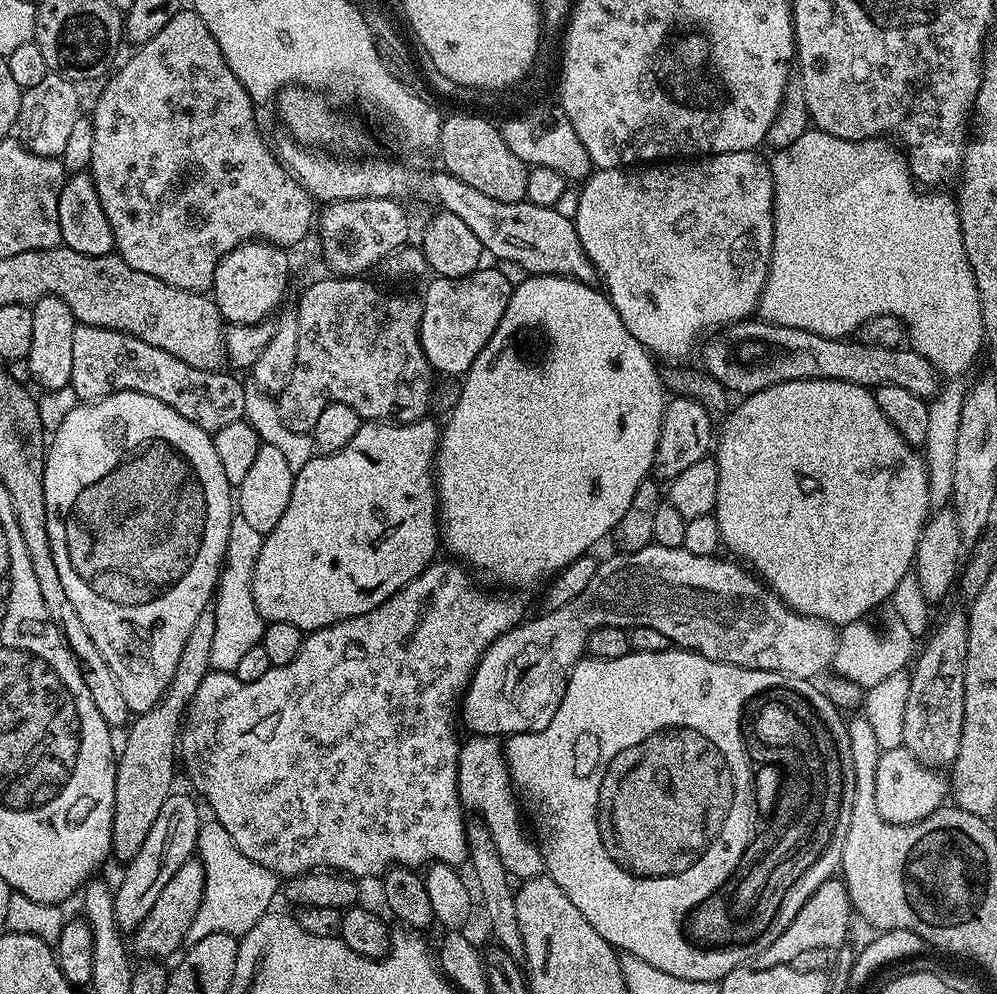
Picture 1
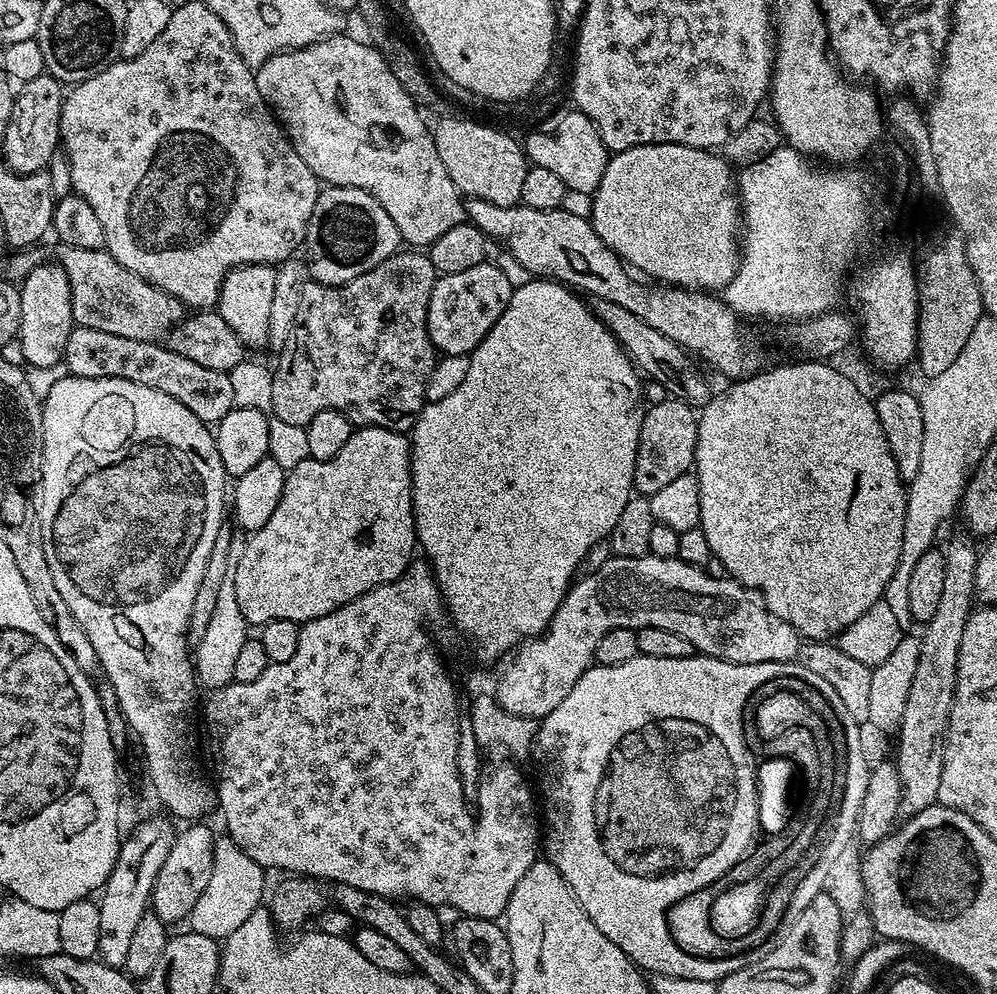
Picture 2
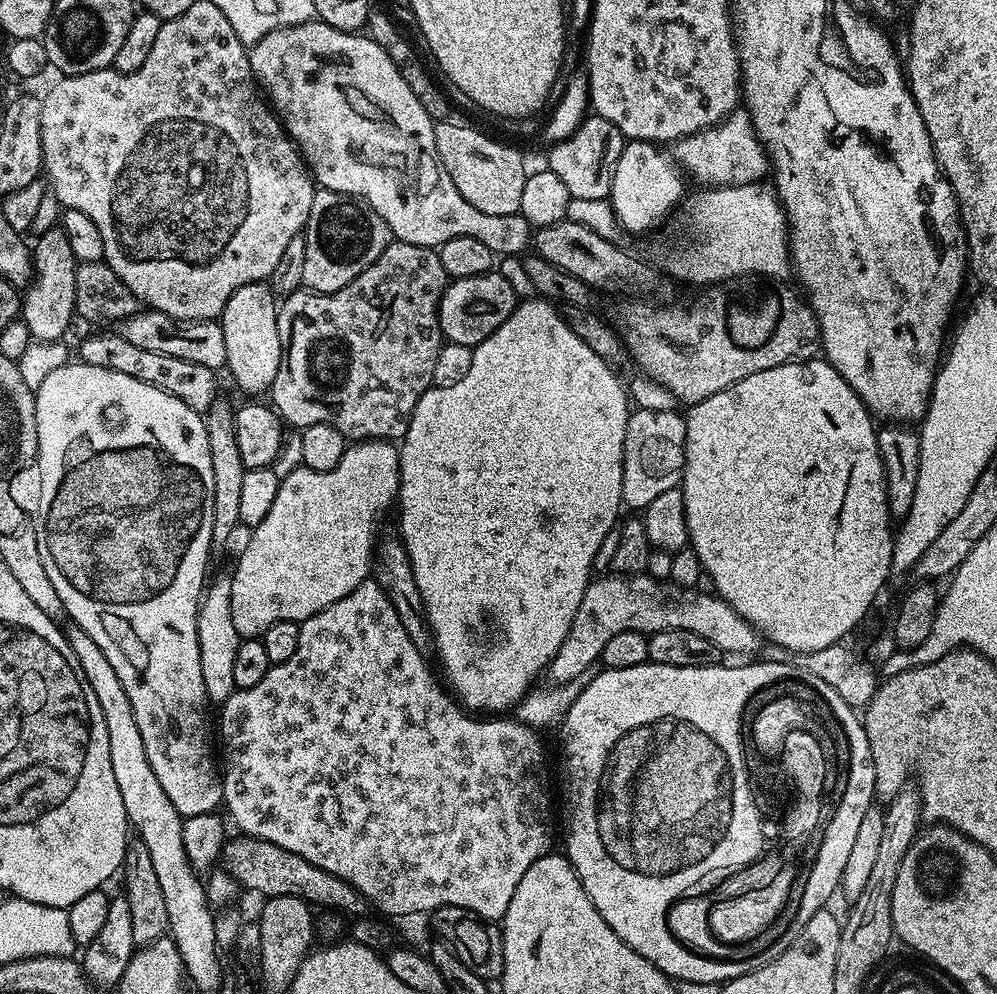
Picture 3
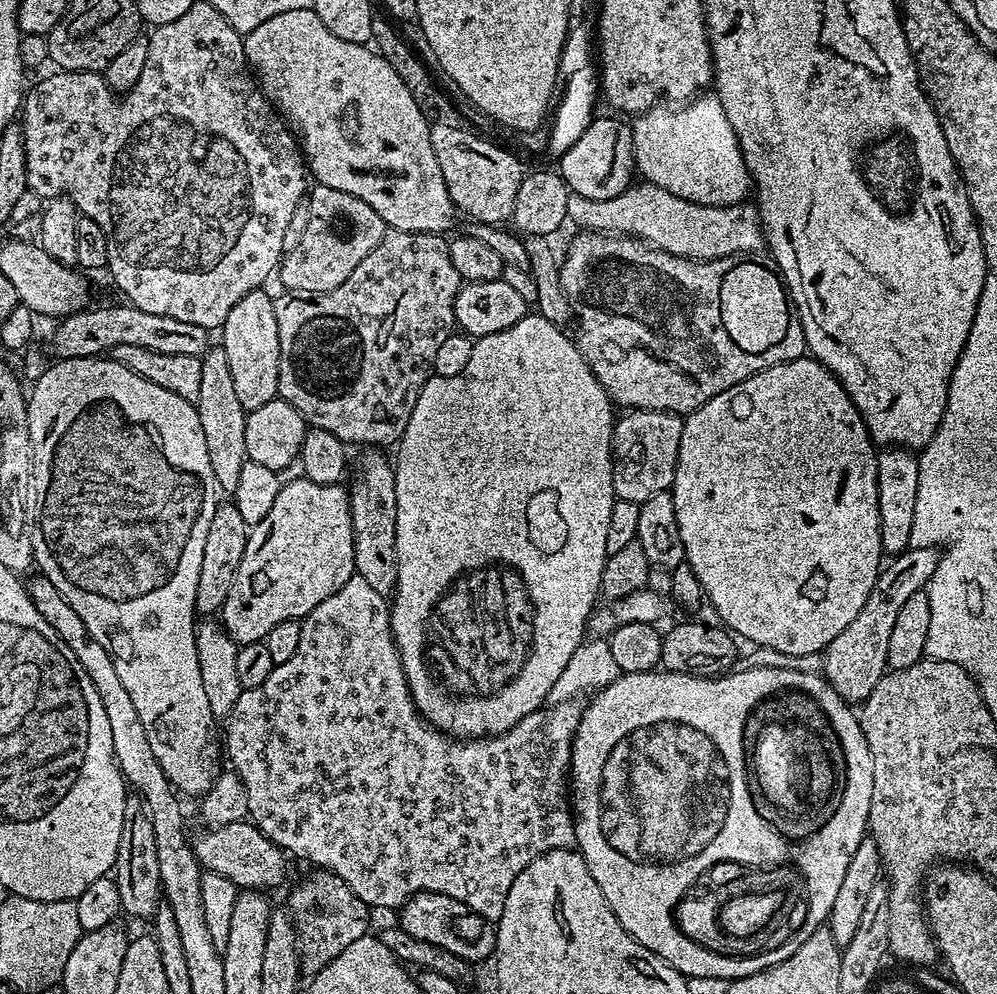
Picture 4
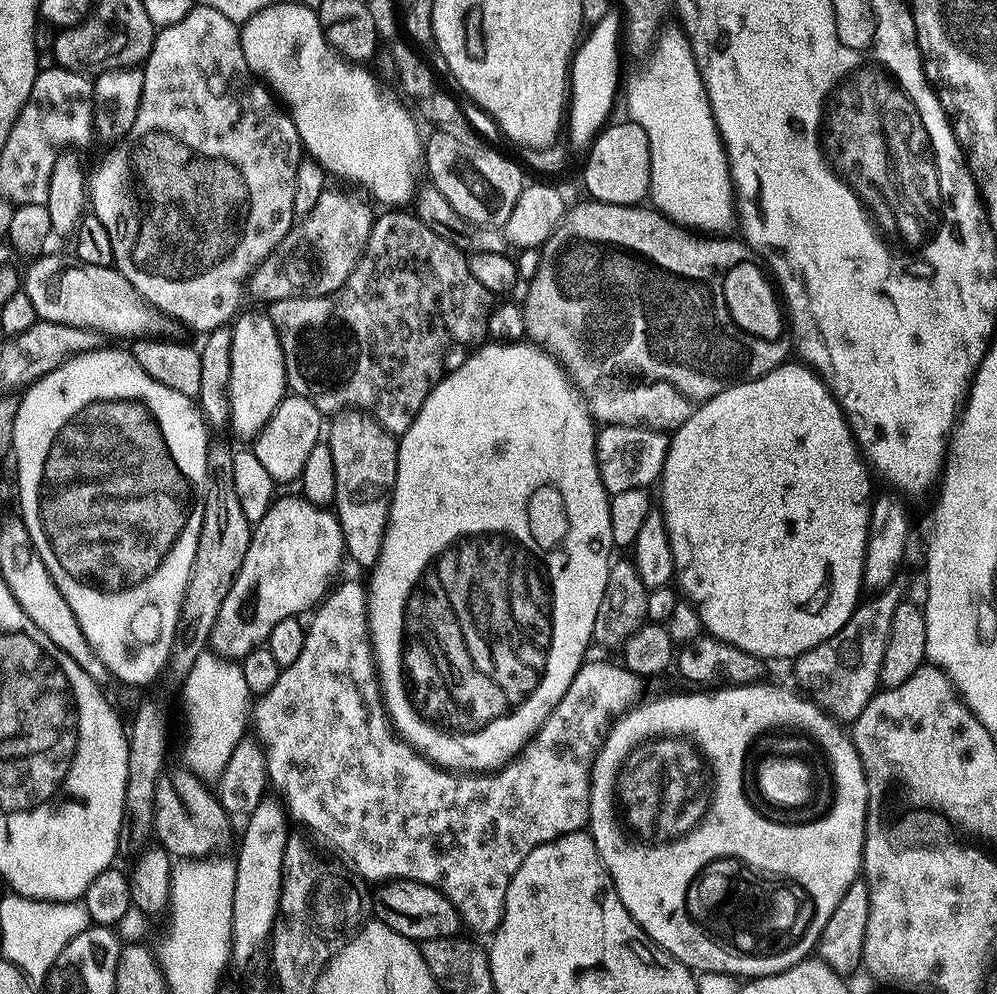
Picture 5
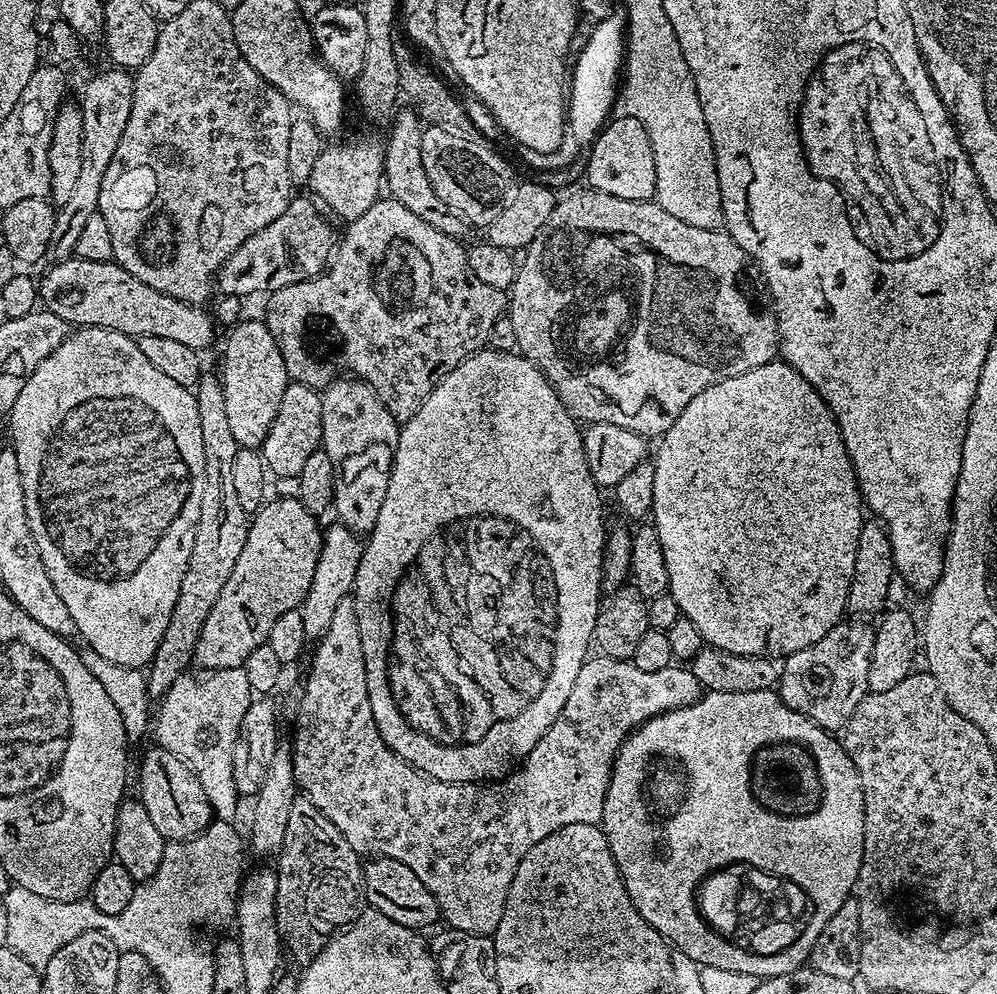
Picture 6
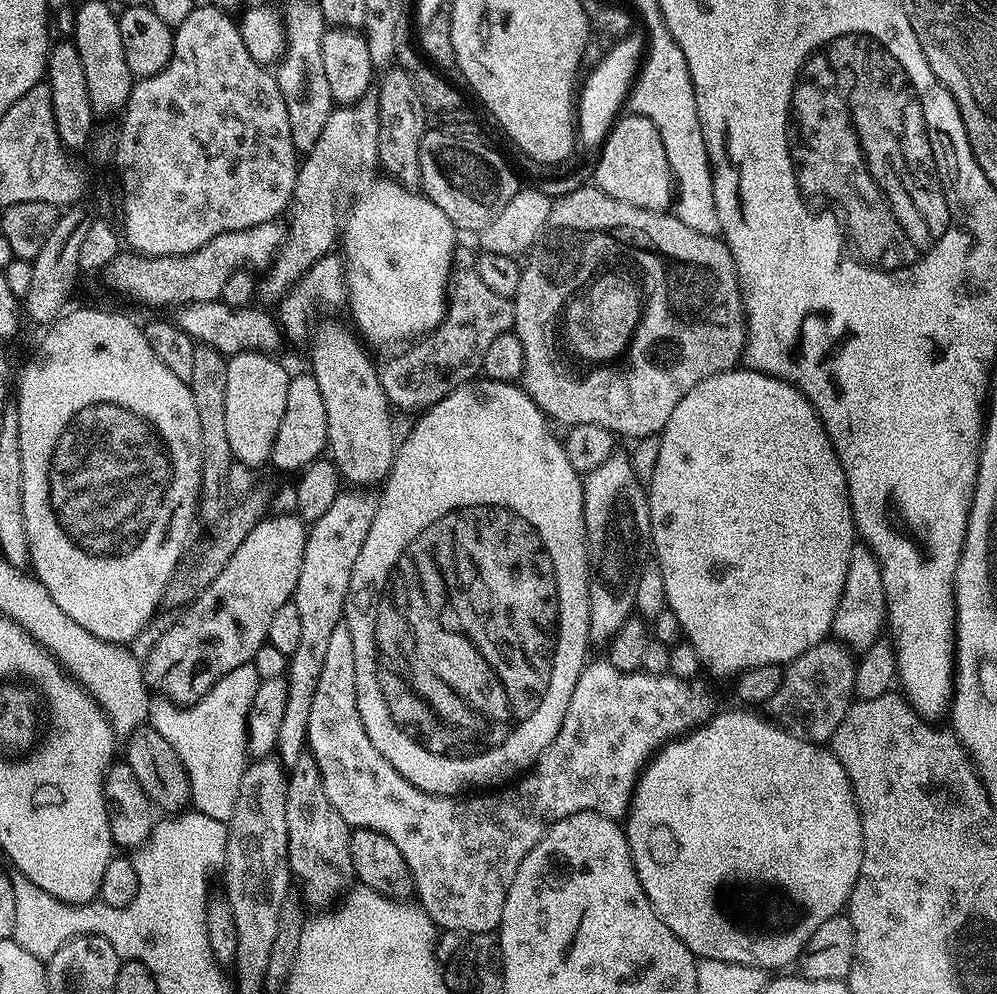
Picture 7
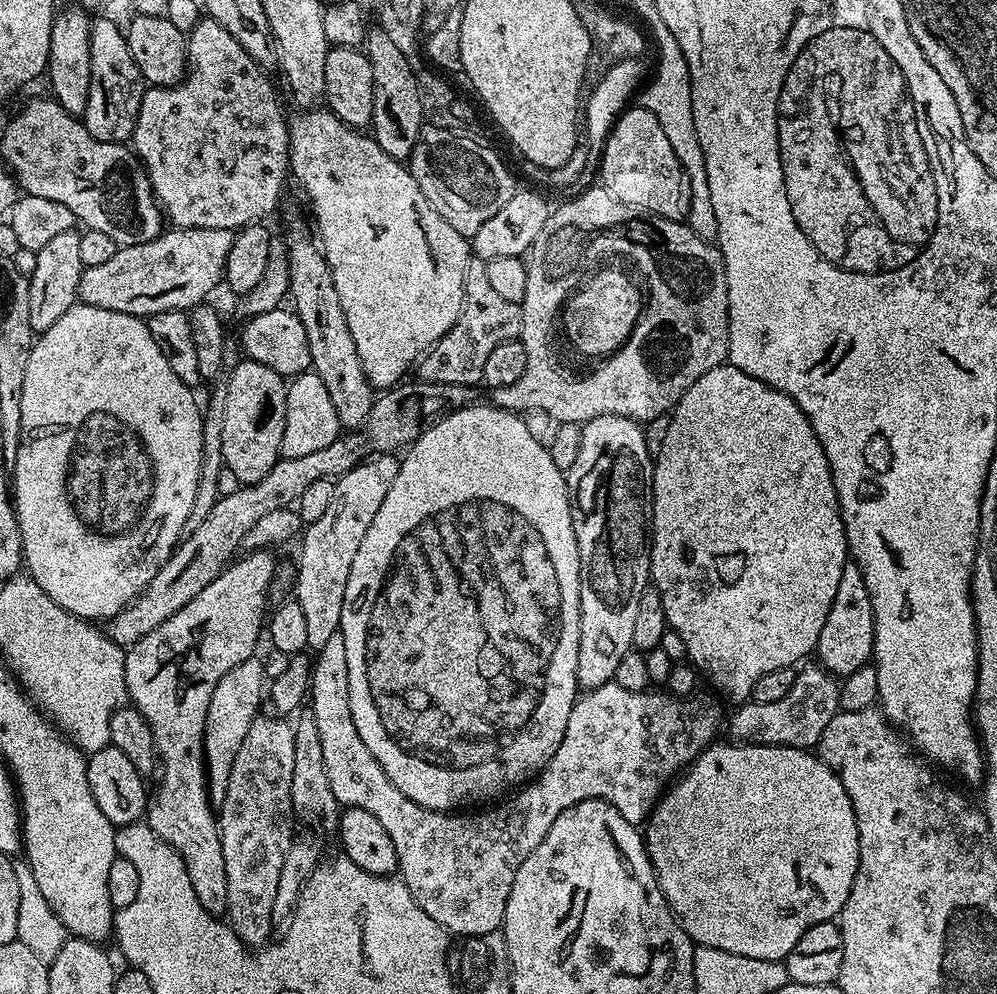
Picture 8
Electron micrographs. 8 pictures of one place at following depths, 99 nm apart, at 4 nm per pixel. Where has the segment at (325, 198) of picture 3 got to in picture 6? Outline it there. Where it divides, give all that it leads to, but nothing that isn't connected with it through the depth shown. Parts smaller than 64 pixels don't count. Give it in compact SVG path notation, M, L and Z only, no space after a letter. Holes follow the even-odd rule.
M293 199L282 215L242 242L229 260L221 264L218 284L220 280L225 293L241 298L248 298L255 292L271 294L291 284L311 280L328 267L338 244L338 236L328 225L329 217L311 199L308 200Z

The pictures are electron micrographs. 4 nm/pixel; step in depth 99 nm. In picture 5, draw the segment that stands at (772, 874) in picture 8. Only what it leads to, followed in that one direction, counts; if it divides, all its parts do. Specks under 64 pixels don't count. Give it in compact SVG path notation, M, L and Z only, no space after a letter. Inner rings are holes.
M755 682L739 686L725 686L719 690L688 691L692 692L686 693L685 696L660 696L657 700L646 701L645 704L637 703L611 721L592 761L588 785L590 835L592 841L596 843L596 852L600 855L600 861L603 862L609 878L612 879L612 885L616 888L622 906L626 906L626 910L632 915L636 925L644 931L644 935L656 947L663 952L669 952L679 964L685 964L687 968L693 969L697 973L725 972L727 976L737 978L773 976L805 959L811 953L808 951L811 948L813 951L819 945L822 930L826 926L826 922L830 922L830 914L834 914L834 906L838 906L838 902L842 902L842 894L846 894L849 886L861 875L864 858L864 823L868 817L868 779L864 773L858 750L852 745L852 737L846 731L845 725L836 717L829 716L823 708L817 705L815 700L799 691L791 692L790 689L783 688L780 684L755 684ZM792 706L806 706L813 711L813 724L806 728L806 762L812 760L812 768L816 772L814 776L818 778L816 782L818 784L838 783L840 786L840 792L837 792L836 807L832 810L832 814L827 820L821 821L820 824L808 825L808 828L782 828L782 826L764 824L760 808L748 801L749 793L740 784L740 780L748 780L748 790L755 790L756 772L760 772L760 784L764 783L768 768L752 768L752 764L748 764L748 760L752 760L752 756L756 756L756 760L760 760L760 754L752 746L750 738L754 738L754 740L770 738L770 732L776 726L782 712ZM720 852L736 852L736 856L748 856L748 861L752 861L752 864L760 864L760 868L776 868L776 872L788 872L788 876L796 876L795 887L799 890L793 890L786 898L786 912L778 912L778 914L770 914L770 916L742 916L742 906L714 902L704 912L708 926L696 929L688 928L688 920L684 920L684 912L680 912L680 900L684 900L684 884L688 884L688 876L692 876L692 872L696 872L696 868L700 868L700 864L704 864L704 860L708 860L708 856L720 856Z

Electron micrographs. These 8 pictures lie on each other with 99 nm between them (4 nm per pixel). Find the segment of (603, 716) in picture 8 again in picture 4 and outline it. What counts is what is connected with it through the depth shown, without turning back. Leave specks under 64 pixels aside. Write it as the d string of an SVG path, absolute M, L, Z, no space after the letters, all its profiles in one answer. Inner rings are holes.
M355 574L346 582L346 586L342 586L342 590L330 594L330 598L326 598L321 604L314 606L314 610L310 610L310 614L300 620L300 629L302 630L302 638L298 638L298 650L294 650L294 658L290 658L290 662L277 664L270 674L270 678L266 678L266 682L262 682L262 686L243 689L240 697L234 702L232 711L226 717L226 723L228 723L228 756L232 759L233 764L231 764L231 767L244 783L246 794L251 798L254 797L257 805L260 803L260 817L255 817L254 820L256 827L260 829L260 833L274 841L277 846L284 849L285 853L291 854L293 857L295 857L294 855L301 856L302 859L309 860L312 863L309 865L330 871L338 878L342 878L342 882L346 882L346 886L350 886L350 890L354 890L354 894L358 894L358 898L362 898L362 902L367 904L369 909L393 908L393 910L396 910L403 906L411 896L416 895L417 892L437 892L438 894L446 894L450 898L458 898L458 902L470 906L470 910L477 912L483 920L499 922L504 913L506 894L510 894L510 886L514 886L514 878L518 878L518 874L522 874L522 870L526 870L526 866L530 866L530 862L534 858L538 858L555 848L570 848L575 845L576 821L573 809L570 807L570 769L572 766L572 743L576 740L576 731L580 726L580 719L584 716L585 705L579 699L574 699L567 700L561 704L541 707L540 711L532 713L530 717L532 732L513 730L504 733L503 736L478 740L462 740L444 735L444 733L439 732L439 730L432 727L427 720L421 717L416 710L416 703L412 701L412 692L408 689L408 680L404 676L404 667L396 649L396 639L392 636L392 618L389 601L382 594L378 594L378 590L374 590L369 586L366 583L366 578ZM520 779L524 779L524 796L516 796L516 780Z

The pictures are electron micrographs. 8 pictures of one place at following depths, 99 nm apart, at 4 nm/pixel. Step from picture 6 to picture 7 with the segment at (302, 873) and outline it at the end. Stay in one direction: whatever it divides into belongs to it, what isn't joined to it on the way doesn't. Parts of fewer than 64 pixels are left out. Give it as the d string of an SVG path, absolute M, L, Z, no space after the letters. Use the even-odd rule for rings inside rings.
M306 750L302 753L286 777L288 871L295 887L296 884L300 887L299 899L307 907L309 904L312 908L328 910L354 884L350 858L350 829L342 814L338 814L334 806L330 806L330 800L326 798L322 786L322 774L311 752Z

